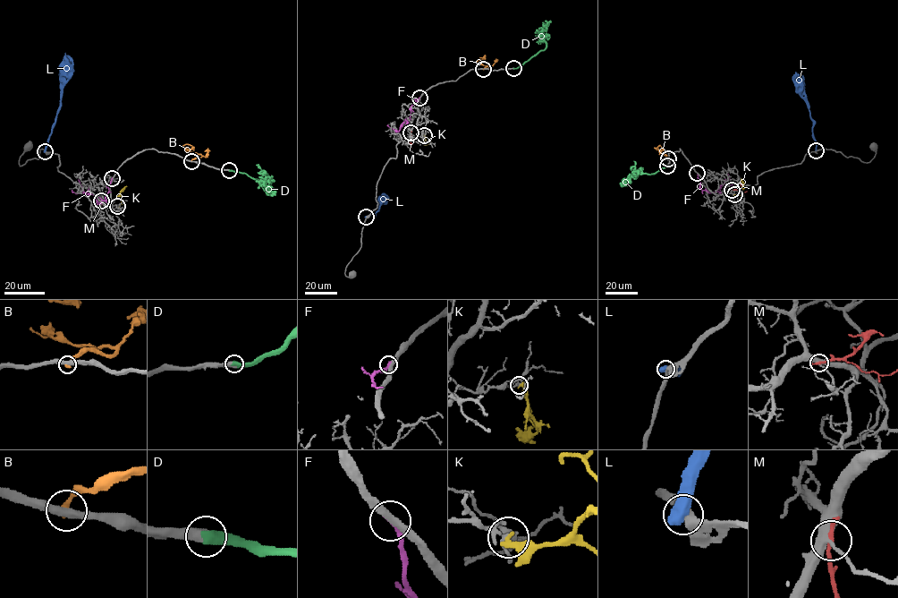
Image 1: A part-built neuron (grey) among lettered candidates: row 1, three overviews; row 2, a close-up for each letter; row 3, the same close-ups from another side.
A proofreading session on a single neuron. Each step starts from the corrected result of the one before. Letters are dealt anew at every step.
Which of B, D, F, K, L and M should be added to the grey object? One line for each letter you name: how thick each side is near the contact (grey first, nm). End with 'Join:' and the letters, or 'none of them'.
D: 480/500 nm
Join: D

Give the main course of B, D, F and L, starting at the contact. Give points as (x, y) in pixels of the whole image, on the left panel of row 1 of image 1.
B: (191, 161), (201, 156), (183, 147), (190, 144), (192, 146), (187, 150)
D: (229, 170), (244, 173), (254, 179), (270, 179), (266, 180), (266, 188), (274, 193), (275, 190)
F: (112, 178), (105, 200), (101, 203), (92, 193), (75, 193), (72, 190)
L: (45, 151), (60, 108), (64, 53)

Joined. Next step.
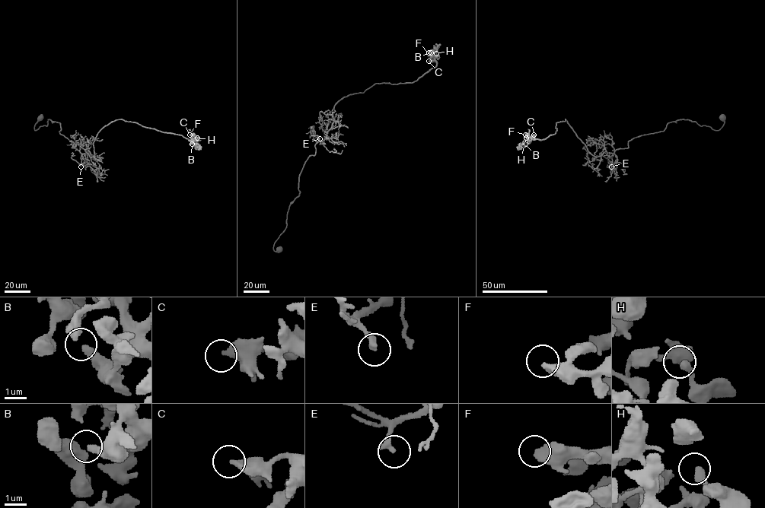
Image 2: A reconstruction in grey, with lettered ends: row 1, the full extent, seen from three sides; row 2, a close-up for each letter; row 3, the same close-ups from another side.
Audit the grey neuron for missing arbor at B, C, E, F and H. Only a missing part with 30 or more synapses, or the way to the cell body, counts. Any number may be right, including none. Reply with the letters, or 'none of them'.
E, F

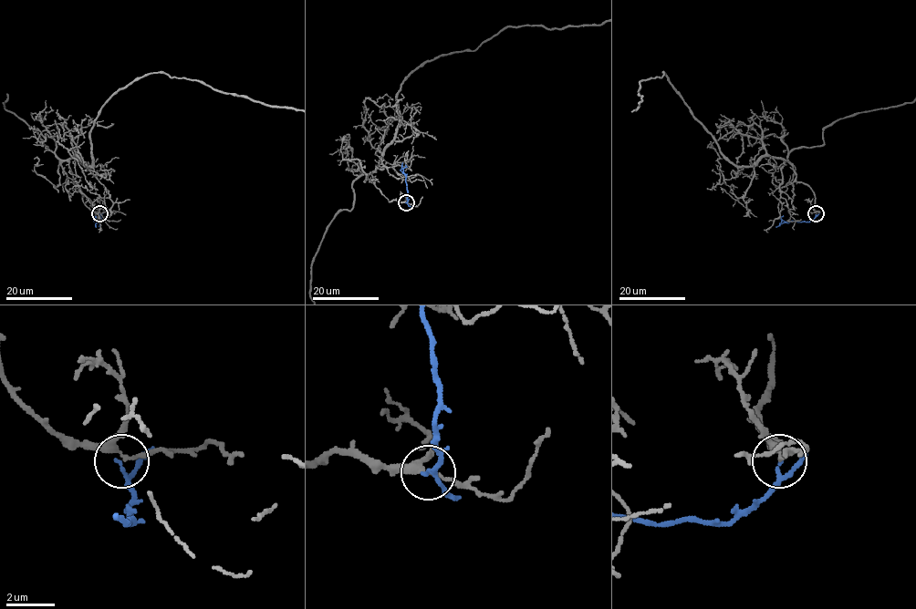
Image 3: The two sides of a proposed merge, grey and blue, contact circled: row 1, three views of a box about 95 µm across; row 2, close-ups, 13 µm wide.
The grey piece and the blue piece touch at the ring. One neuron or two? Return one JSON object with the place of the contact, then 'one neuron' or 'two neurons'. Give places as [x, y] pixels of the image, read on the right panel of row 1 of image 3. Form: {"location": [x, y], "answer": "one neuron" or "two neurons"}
{"location": [816, 213], "answer": "two neurons"}

